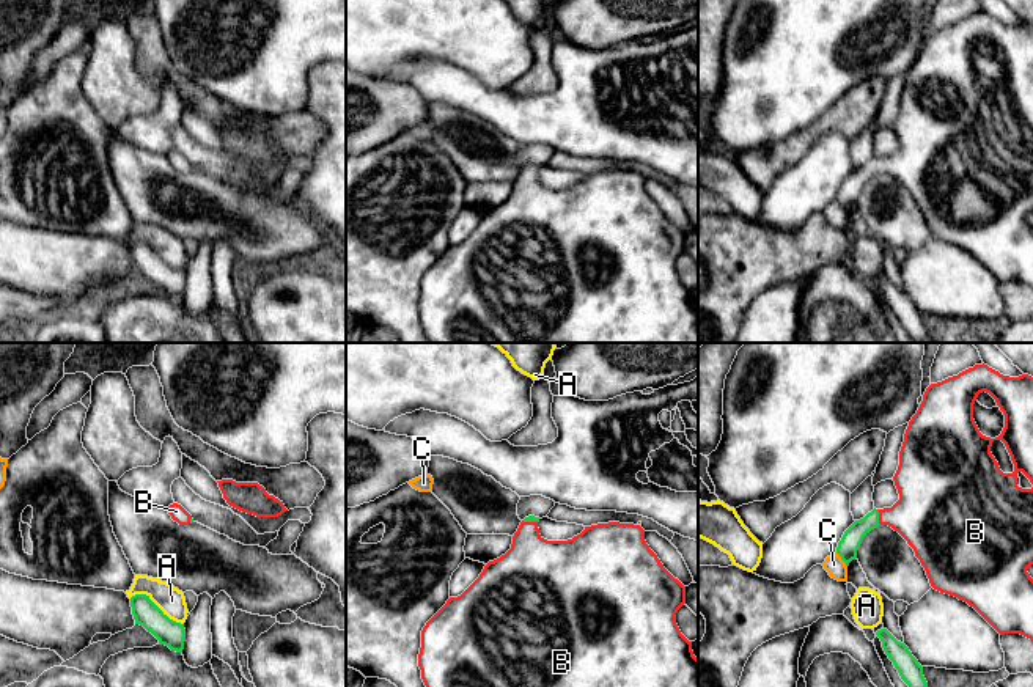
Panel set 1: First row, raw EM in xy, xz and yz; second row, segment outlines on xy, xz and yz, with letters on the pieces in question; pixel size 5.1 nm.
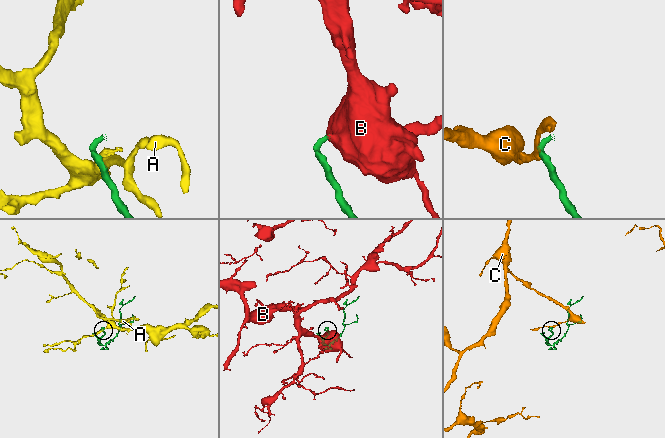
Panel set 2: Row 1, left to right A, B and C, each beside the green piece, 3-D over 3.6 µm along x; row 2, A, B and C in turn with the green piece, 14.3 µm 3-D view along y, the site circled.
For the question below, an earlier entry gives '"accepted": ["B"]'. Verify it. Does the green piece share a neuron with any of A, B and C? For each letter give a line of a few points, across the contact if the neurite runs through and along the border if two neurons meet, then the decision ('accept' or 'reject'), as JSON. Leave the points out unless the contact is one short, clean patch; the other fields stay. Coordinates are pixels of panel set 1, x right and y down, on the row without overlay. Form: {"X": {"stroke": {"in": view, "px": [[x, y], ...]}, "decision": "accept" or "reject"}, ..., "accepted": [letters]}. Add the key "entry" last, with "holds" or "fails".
{"A": {"stroke": {"in": "xy", "px": [[129, 246], [147, 242], [170, 266], [183, 272]]}, "decision": "reject"}, "B": {"stroke": {"in": "yz", "px": [[848, 194], [868, 170], [878, 165], [926, 162]]}, "decision": "accept"}, "C": {"stroke": {"in": "yz", "px": [[835, 200], [846, 214]]}, "decision": "reject"}, "accepted": ["B"], "entry": "holds"}

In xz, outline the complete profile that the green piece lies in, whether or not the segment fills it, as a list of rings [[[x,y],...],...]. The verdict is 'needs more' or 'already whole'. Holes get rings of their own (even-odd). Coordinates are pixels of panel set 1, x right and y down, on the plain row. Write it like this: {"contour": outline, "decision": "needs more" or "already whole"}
{"contour": [[[525,165],[513,184],[511,197],[489,209],[480,225],[447,252],[421,278],[418,314],[431,343],[698,343],[698,307],[676,272],[676,261],[686,252],[686,234],[660,211],[645,189],[645,178],[634,171],[597,171],[568,189],[547,189],[539,182],[539,165]]], "decision": "needs more"}

